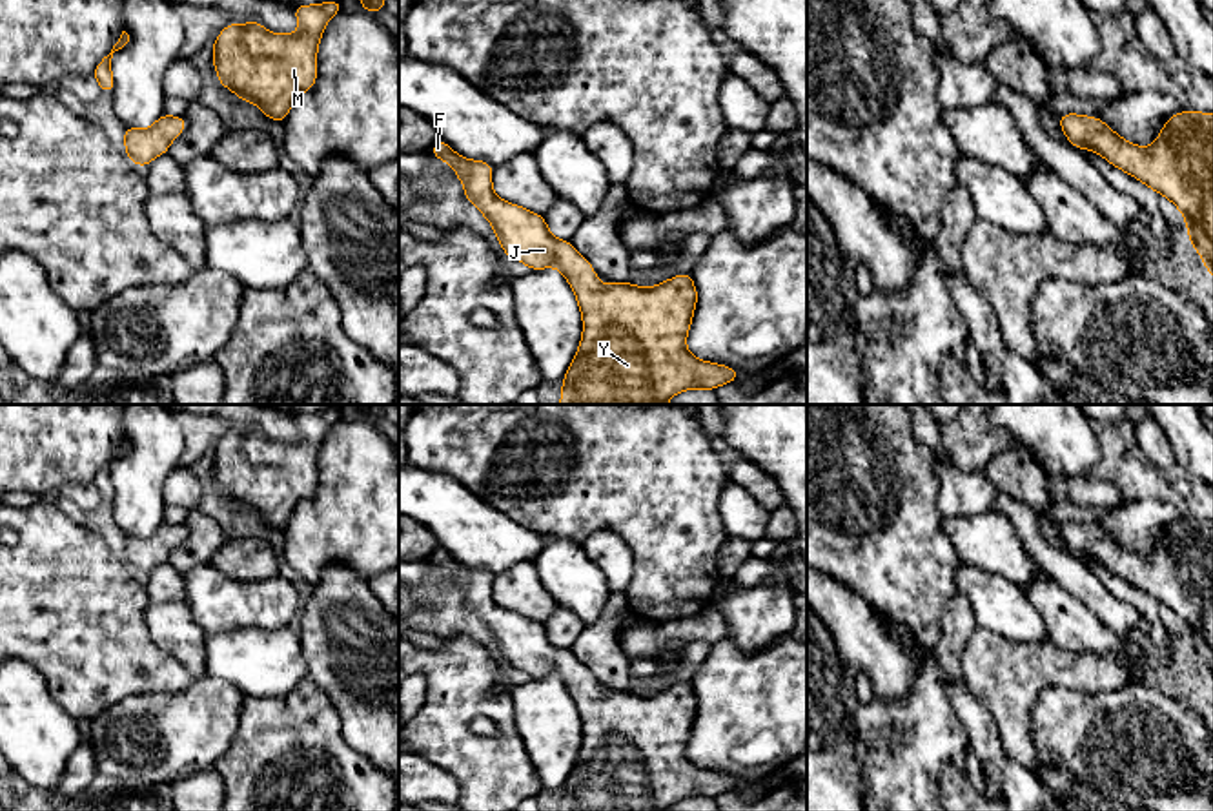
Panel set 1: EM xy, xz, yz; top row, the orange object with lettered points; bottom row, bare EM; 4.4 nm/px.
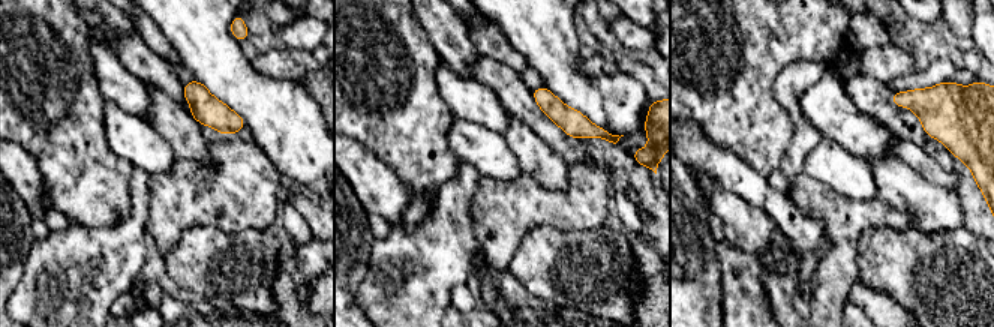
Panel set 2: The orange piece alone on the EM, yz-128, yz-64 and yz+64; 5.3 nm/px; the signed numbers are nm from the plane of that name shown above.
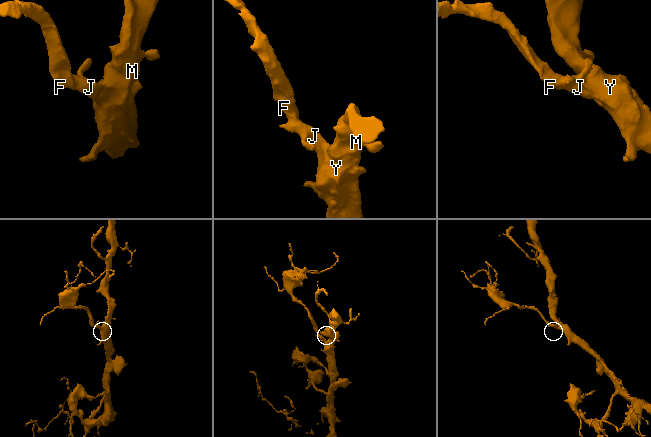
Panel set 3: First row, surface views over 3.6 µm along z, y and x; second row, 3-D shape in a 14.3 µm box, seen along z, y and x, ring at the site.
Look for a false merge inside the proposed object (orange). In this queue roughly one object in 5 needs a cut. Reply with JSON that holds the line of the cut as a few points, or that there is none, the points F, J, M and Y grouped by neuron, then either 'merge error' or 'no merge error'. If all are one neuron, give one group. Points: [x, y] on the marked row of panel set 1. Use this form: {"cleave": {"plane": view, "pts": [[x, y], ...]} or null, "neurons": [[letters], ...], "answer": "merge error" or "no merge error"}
{"cleave": null, "neurons": [["F", "J", "M", "Y"]], "answer": "no merge error"}

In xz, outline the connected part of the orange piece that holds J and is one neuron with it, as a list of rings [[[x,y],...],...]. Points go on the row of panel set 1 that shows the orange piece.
[[[441,137],[430,148],[432,155],[444,160],[457,173],[464,186],[464,197],[474,204],[495,230],[503,252],[525,262],[532,272],[556,266],[568,281],[576,293],[583,315],[583,337],[568,372],[563,377],[559,405],[667,405],[672,395],[683,390],[703,388],[716,390],[725,383],[736,383],[739,370],[696,359],[685,346],[690,330],[692,313],[698,303],[696,284],[690,273],[676,275],[650,288],[630,282],[601,284],[594,266],[568,241],[556,239],[543,215],[537,215],[517,204],[499,199],[492,190],[494,166],[484,160],[459,157]]]

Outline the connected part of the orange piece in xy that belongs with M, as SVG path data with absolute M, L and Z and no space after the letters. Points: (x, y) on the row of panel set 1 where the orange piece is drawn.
M342 2L293 5L299 33L268 33L259 20L246 26L229 22L217 36L211 56L219 84L229 87L244 102L255 102L275 122L284 122L295 98L317 82L317 47L328 20L344 11Z

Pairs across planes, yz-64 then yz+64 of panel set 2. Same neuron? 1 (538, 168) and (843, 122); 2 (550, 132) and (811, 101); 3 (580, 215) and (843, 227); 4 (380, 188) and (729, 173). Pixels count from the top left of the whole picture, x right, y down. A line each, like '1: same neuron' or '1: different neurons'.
1: different neurons
2: different neurons
3: same neuron
4: different neurons

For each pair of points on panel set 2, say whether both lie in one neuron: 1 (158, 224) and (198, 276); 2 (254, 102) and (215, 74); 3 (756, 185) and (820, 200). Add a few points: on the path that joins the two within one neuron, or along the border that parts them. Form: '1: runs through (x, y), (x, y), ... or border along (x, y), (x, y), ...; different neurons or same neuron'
1: border along (204, 227), (188, 228), (164, 258); different neurons
2: runs through (245, 93), (224, 74); same neuron
3: border along (789, 195), (814, 219); different neurons

